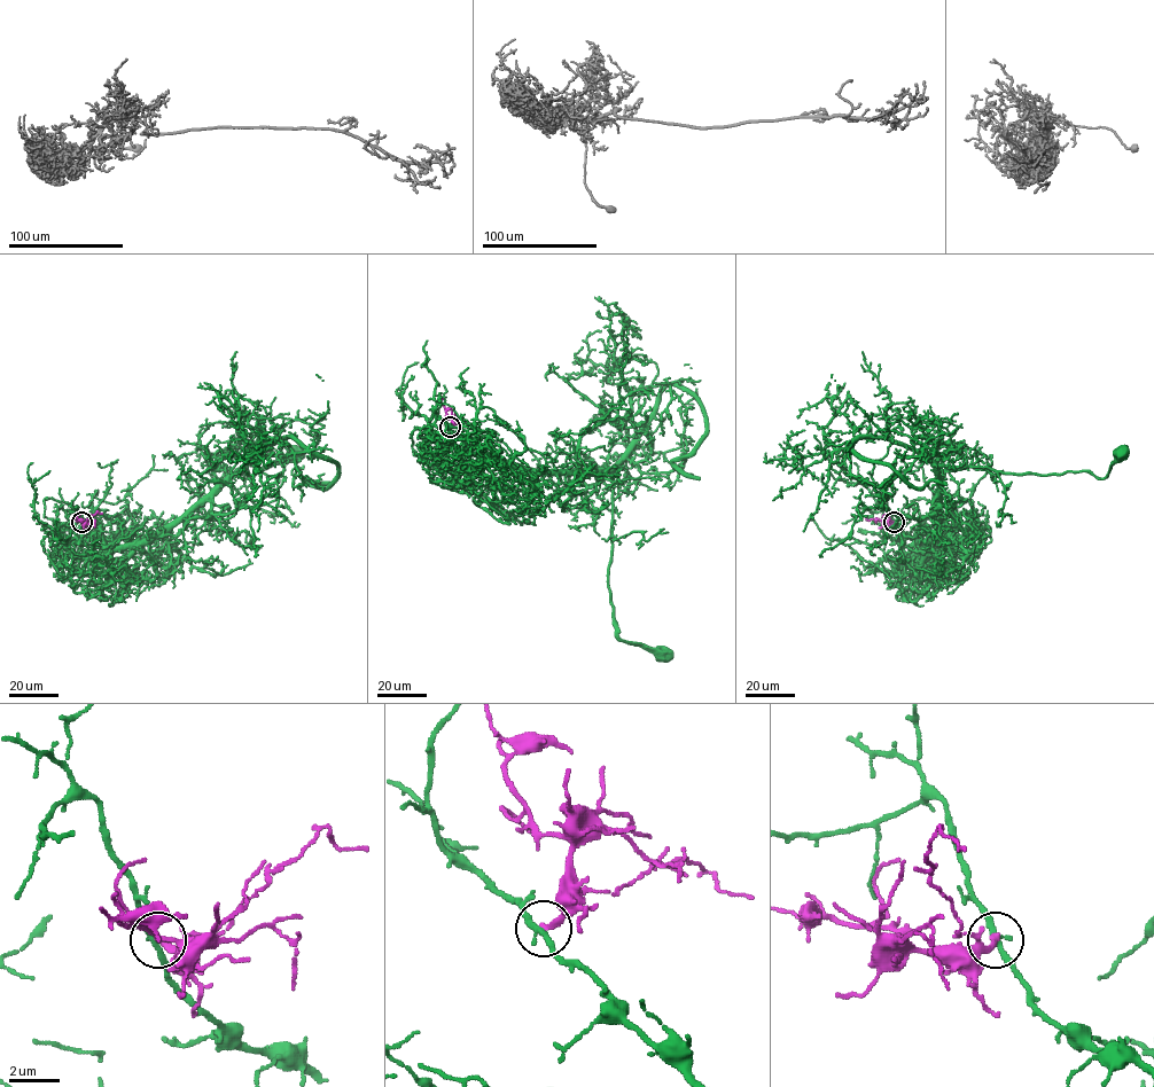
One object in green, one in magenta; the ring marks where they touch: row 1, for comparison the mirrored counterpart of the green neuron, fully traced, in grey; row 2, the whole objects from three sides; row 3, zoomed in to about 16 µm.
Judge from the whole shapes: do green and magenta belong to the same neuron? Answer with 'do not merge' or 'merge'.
do not merge

